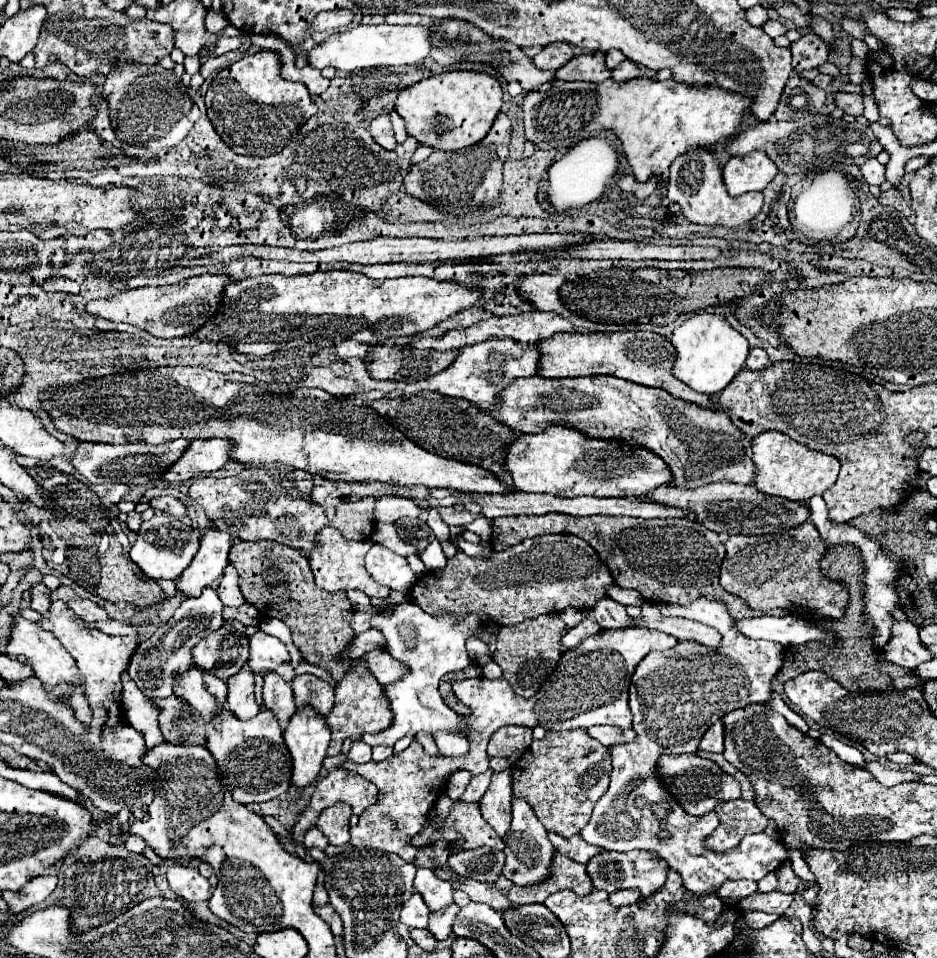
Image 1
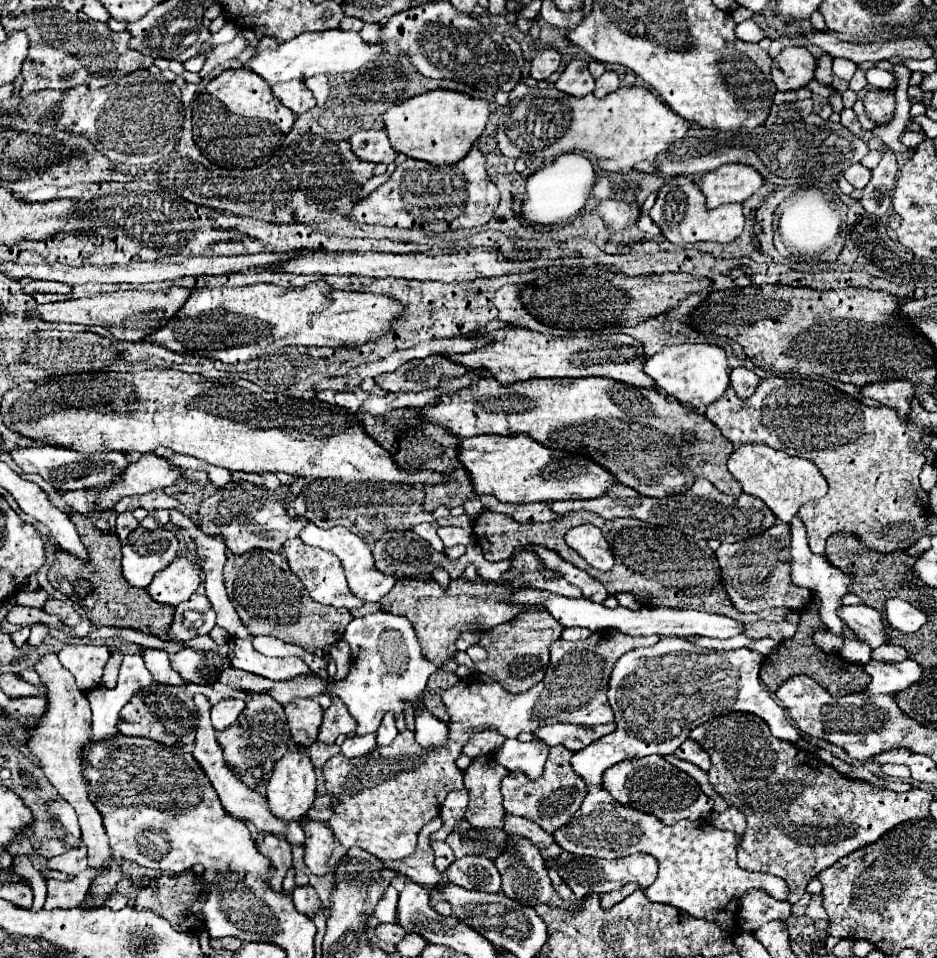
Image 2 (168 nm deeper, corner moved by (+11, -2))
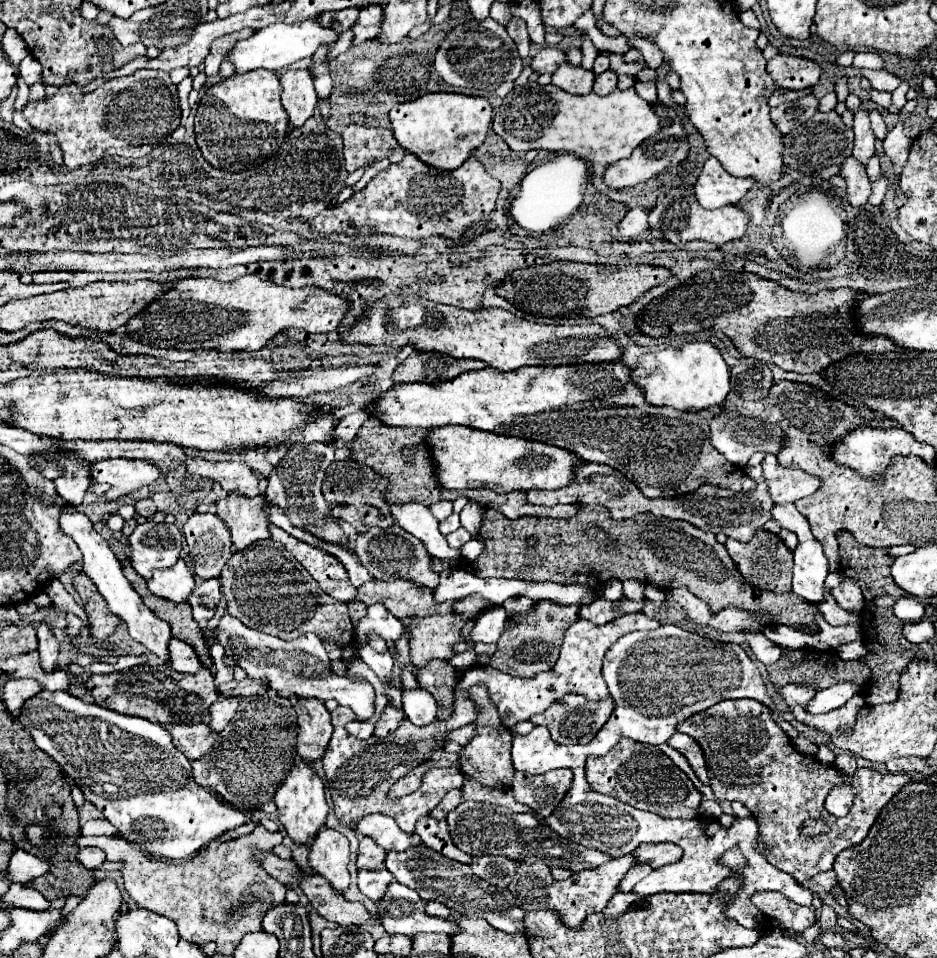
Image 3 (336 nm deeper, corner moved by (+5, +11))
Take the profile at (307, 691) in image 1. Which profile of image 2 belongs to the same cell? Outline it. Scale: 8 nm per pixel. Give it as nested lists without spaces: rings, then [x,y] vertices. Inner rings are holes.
[[[294,699],[284,711],[288,717],[292,741],[298,747],[310,747],[318,739],[322,707],[314,699]]]

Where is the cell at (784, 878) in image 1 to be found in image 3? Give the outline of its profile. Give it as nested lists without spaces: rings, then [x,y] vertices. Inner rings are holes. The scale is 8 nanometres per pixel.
[[[724,700],[704,712],[698,712],[696,716],[690,716],[684,724],[680,724],[678,732],[692,736],[702,746],[706,764],[708,764],[710,786],[712,786],[716,798],[730,800],[730,802],[740,800],[742,804],[746,804],[746,808],[752,812],[752,816],[758,824],[756,838],[760,842],[760,848],[766,854],[766,860],[772,866],[792,874],[800,884],[806,884],[812,876],[830,870],[838,852],[842,852],[844,848],[850,848],[854,844],[860,844],[868,836],[880,810],[896,796],[896,792],[900,792],[906,784],[914,782],[908,774],[880,774],[878,770],[872,770],[872,768],[860,768],[852,776],[848,776],[848,774],[840,772],[834,764],[822,764],[818,758],[798,752],[794,748],[794,744],[790,742],[790,738],[786,736],[786,732],[772,720],[768,708],[764,708],[764,704],[760,704],[756,700]],[[840,784],[852,786],[852,790],[856,794],[854,804],[844,818],[836,818],[824,808],[826,796],[830,794],[832,788],[836,788]],[[810,818],[824,820],[830,826],[830,830],[826,834],[818,834],[818,836],[804,836],[802,826]]]

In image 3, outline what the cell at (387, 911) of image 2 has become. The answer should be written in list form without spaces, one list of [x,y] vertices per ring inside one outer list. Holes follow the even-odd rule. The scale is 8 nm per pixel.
[[[386,868],[376,870],[376,872],[358,870],[358,888],[364,896],[368,896],[374,902],[380,902],[386,896],[392,880],[394,880],[394,876]]]

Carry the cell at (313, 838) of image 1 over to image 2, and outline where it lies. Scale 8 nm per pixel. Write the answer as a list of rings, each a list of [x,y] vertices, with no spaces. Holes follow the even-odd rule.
[[[196,695],[194,697],[194,703],[198,707],[198,715],[200,715],[200,725],[198,725],[198,731],[196,731],[196,741],[194,741],[194,759],[198,761],[198,765],[202,767],[202,771],[206,773],[206,777],[210,779],[210,783],[214,785],[214,791],[218,793],[224,809],[228,813],[232,813],[234,819],[240,819],[240,821],[248,821],[252,823],[258,831],[262,833],[272,833],[272,835],[284,835],[288,843],[298,843],[302,845],[304,843],[304,831],[300,827],[300,823],[284,823],[284,821],[276,821],[276,817],[270,813],[268,809],[268,803],[266,803],[266,797],[262,797],[258,791],[246,787],[236,775],[232,775],[232,771],[224,765],[224,759],[222,759],[222,749],[216,741],[216,731],[210,723],[210,703],[206,697],[202,695]]]

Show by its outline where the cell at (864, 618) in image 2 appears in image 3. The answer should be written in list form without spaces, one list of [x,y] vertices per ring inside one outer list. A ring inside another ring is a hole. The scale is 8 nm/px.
[[[844,580],[844,584],[840,584],[838,588],[832,590],[832,596],[836,598],[836,602],[844,608],[844,610],[854,610],[854,608],[860,608],[864,606],[864,594],[862,590],[852,584],[852,580]]]

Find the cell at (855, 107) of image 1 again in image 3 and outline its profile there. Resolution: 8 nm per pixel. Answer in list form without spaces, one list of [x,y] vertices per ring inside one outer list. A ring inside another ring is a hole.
[[[860,108],[854,112],[854,156],[858,160],[862,160],[862,164],[868,162],[868,158],[874,154],[874,132],[870,128],[870,118],[868,118],[868,110]]]

